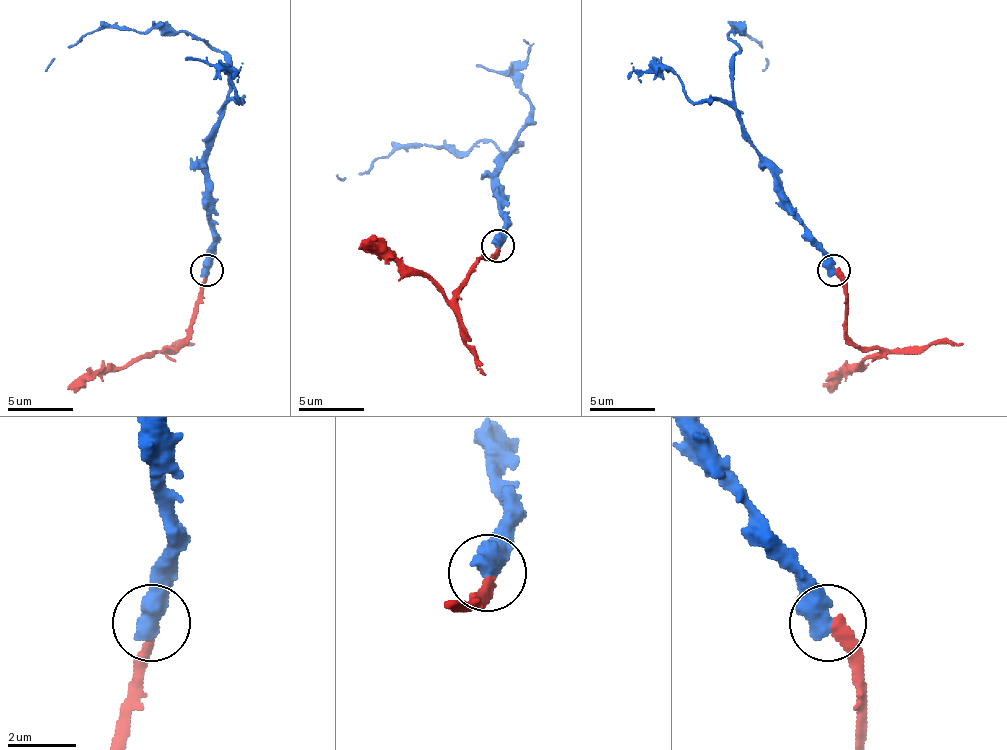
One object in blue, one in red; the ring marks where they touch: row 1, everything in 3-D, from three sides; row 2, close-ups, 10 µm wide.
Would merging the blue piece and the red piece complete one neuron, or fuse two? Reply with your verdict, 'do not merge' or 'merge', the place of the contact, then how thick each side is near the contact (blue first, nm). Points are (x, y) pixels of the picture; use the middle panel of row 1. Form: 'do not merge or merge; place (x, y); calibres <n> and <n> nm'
merge; place (497, 246); calibres 650 and 340 nm

